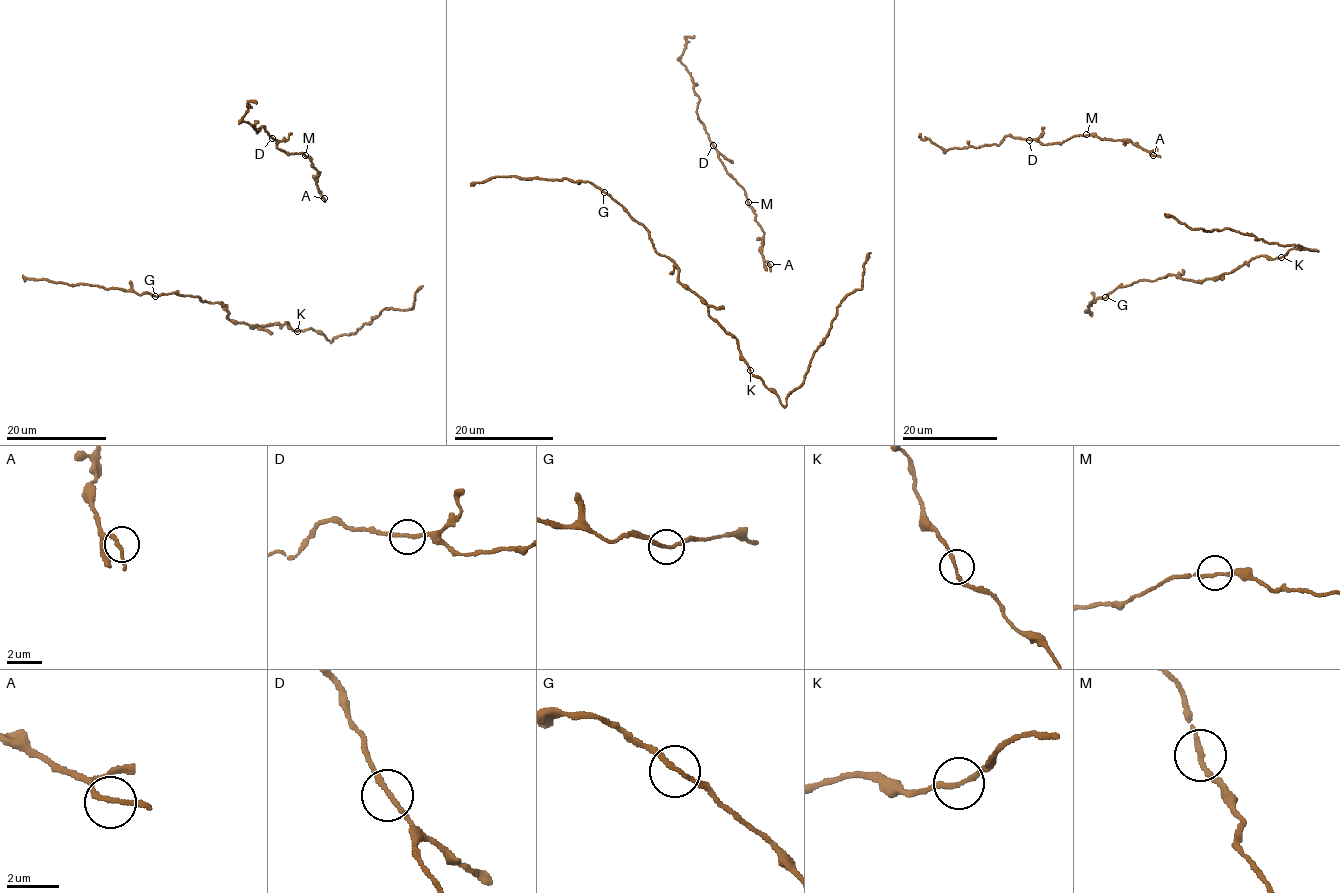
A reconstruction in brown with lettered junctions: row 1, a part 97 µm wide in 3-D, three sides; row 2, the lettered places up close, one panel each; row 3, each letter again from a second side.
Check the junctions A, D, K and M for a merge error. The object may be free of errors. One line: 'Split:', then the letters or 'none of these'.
Split: none of these

